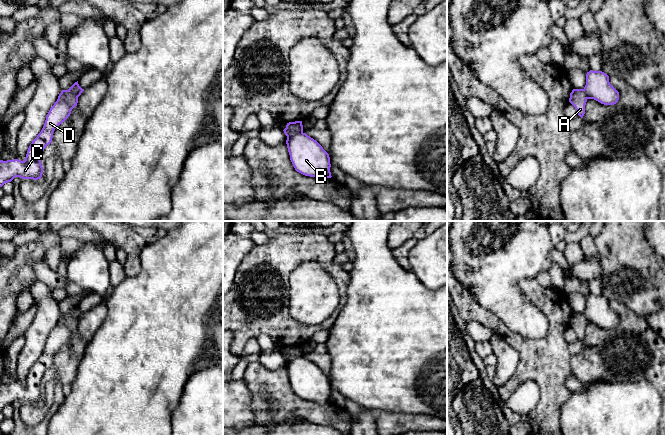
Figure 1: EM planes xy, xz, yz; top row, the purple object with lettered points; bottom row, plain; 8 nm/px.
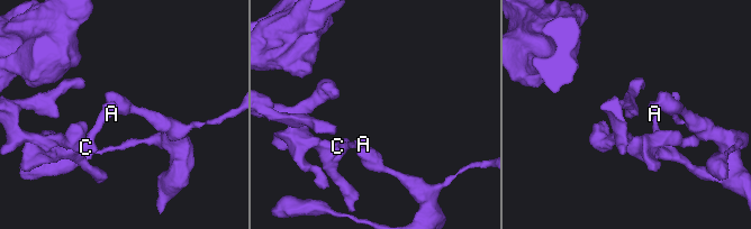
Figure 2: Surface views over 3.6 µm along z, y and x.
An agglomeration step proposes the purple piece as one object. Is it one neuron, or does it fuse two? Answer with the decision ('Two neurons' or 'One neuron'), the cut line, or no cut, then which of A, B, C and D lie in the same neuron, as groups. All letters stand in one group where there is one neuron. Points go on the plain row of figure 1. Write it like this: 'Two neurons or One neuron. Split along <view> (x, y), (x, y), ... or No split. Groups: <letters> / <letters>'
Two neurons. Split along xz (302, 355), (287, 361). Groups: A C D / B

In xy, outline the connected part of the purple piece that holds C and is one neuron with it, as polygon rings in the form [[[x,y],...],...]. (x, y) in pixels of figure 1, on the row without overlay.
[[[62,314],[57,325],[50,332],[41,356],[30,368],[25,384],[0,384],[0,411],[15,401],[38,404],[42,401],[41,381],[47,369],[52,367],[53,356],[77,330],[78,321],[69,314]]]

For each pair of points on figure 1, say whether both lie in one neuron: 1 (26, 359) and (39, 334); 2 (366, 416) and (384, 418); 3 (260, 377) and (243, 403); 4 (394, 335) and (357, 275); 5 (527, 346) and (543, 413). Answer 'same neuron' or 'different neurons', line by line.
1: same neuron
2: different neurons
3: different neurons
4: same neuron
5: same neuron

